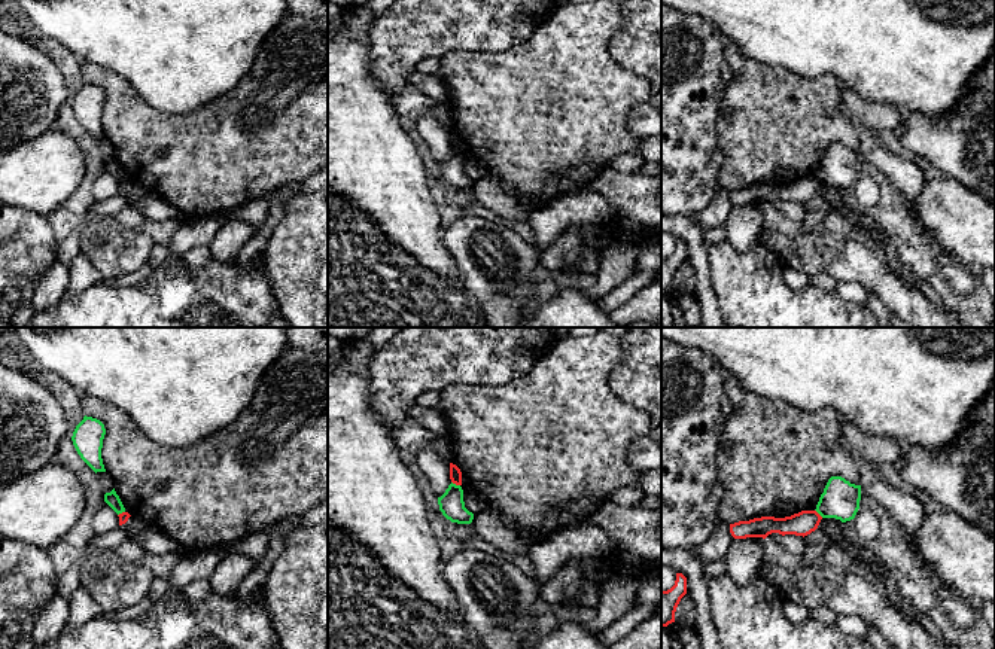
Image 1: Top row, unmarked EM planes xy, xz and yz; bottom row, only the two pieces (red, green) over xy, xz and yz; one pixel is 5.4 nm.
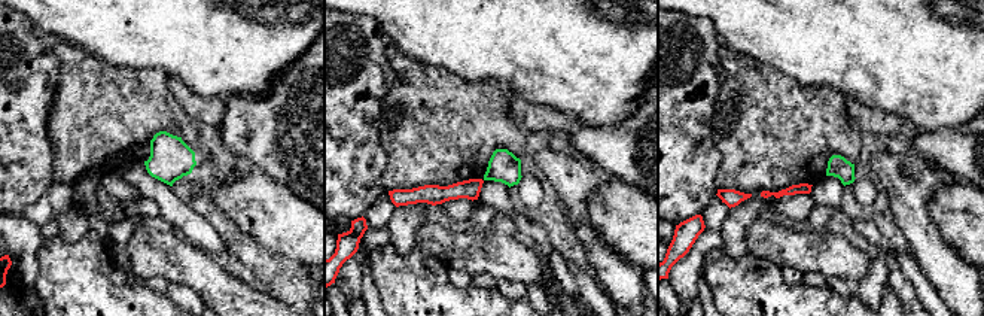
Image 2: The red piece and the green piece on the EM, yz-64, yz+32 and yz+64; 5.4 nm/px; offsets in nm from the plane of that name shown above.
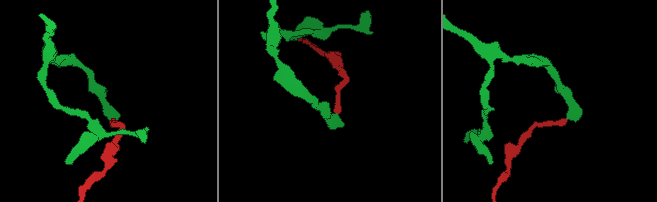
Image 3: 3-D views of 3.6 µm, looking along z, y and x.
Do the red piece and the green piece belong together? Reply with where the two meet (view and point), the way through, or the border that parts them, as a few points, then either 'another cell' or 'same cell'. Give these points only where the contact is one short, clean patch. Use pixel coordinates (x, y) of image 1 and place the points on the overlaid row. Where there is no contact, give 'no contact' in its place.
xz (456, 484) | along xz (452, 481), (459, 486) | another cell

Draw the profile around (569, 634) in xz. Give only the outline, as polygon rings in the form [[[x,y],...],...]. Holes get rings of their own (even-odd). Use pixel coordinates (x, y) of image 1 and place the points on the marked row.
[[[563,621],[553,633],[536,636],[527,649],[611,649],[611,646],[600,639],[600,631],[590,631],[575,621]]]

